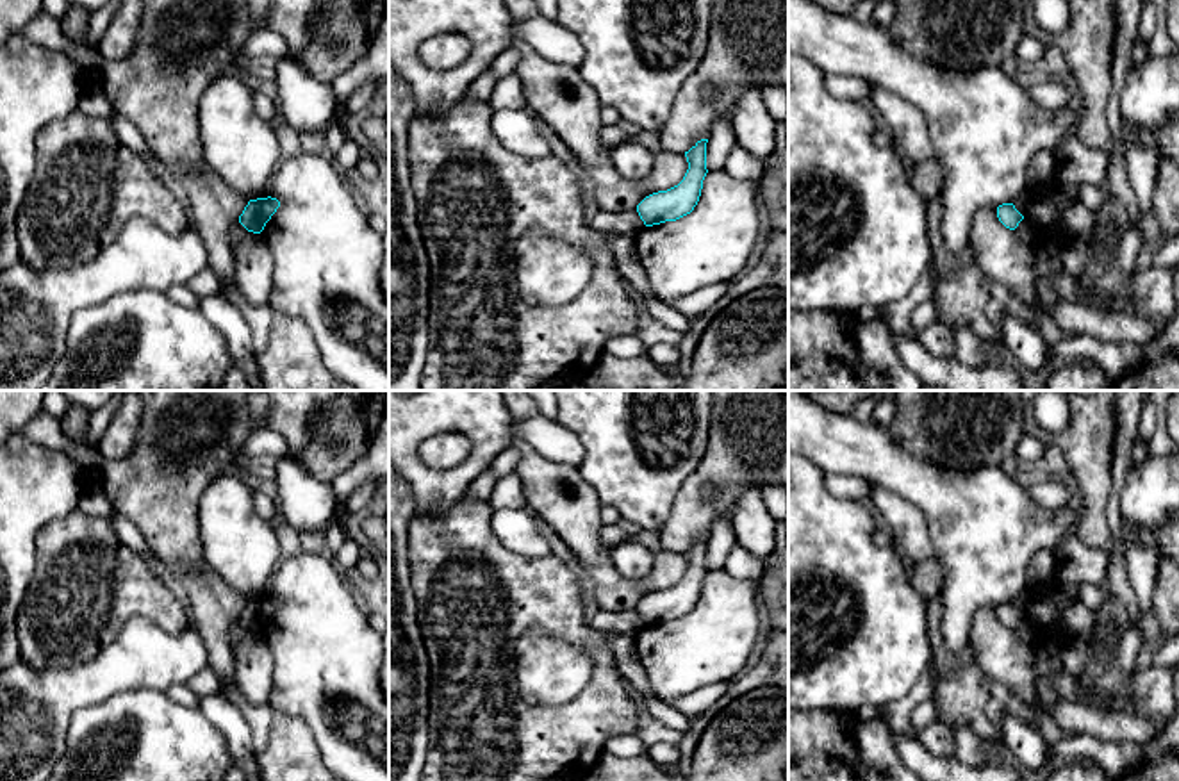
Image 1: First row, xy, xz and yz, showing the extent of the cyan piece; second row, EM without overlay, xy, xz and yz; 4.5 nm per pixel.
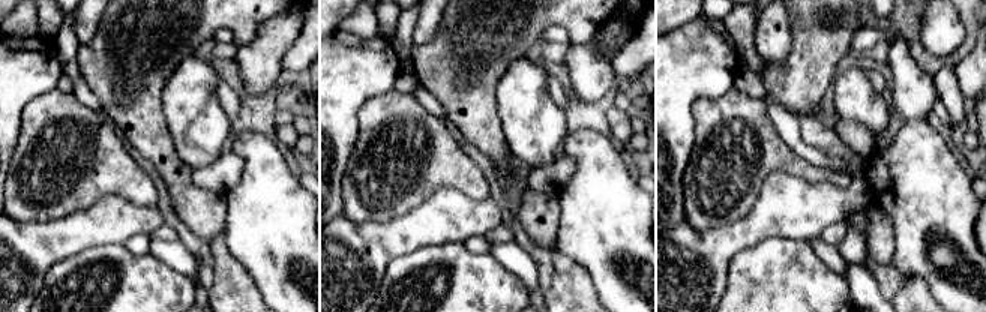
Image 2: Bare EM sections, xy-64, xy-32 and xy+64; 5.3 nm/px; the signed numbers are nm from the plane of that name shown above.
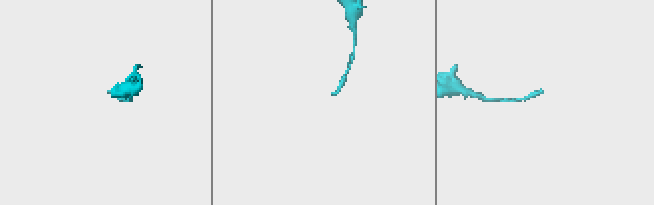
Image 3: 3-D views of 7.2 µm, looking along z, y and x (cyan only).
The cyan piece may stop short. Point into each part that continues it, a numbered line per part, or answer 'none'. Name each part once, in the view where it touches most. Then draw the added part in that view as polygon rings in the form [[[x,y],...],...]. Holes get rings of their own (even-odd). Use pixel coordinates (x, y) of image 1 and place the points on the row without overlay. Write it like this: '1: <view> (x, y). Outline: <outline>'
none

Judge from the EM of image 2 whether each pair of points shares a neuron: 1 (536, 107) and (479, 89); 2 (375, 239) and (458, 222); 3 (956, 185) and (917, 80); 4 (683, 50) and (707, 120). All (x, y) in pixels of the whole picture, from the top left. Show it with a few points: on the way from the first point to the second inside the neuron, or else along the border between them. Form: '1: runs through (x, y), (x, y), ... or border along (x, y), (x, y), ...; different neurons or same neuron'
1: border along (512, 62), (496, 92), (502, 128); different neurons
2: runs through (396, 237), (437, 222); same neuron
3: runs through (931, 159), (917, 146), (917, 105); same neuron
4: border along (733, 89), (694, 104), (695, 132); different neurons

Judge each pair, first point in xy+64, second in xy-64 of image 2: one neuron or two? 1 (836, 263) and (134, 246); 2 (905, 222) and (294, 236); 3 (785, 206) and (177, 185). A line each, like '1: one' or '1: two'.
1: one
2: one
3: two

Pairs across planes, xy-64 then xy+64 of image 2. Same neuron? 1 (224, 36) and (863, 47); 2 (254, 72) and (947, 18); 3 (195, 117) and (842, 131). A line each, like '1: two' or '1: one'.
1: one
2: one
3: two

